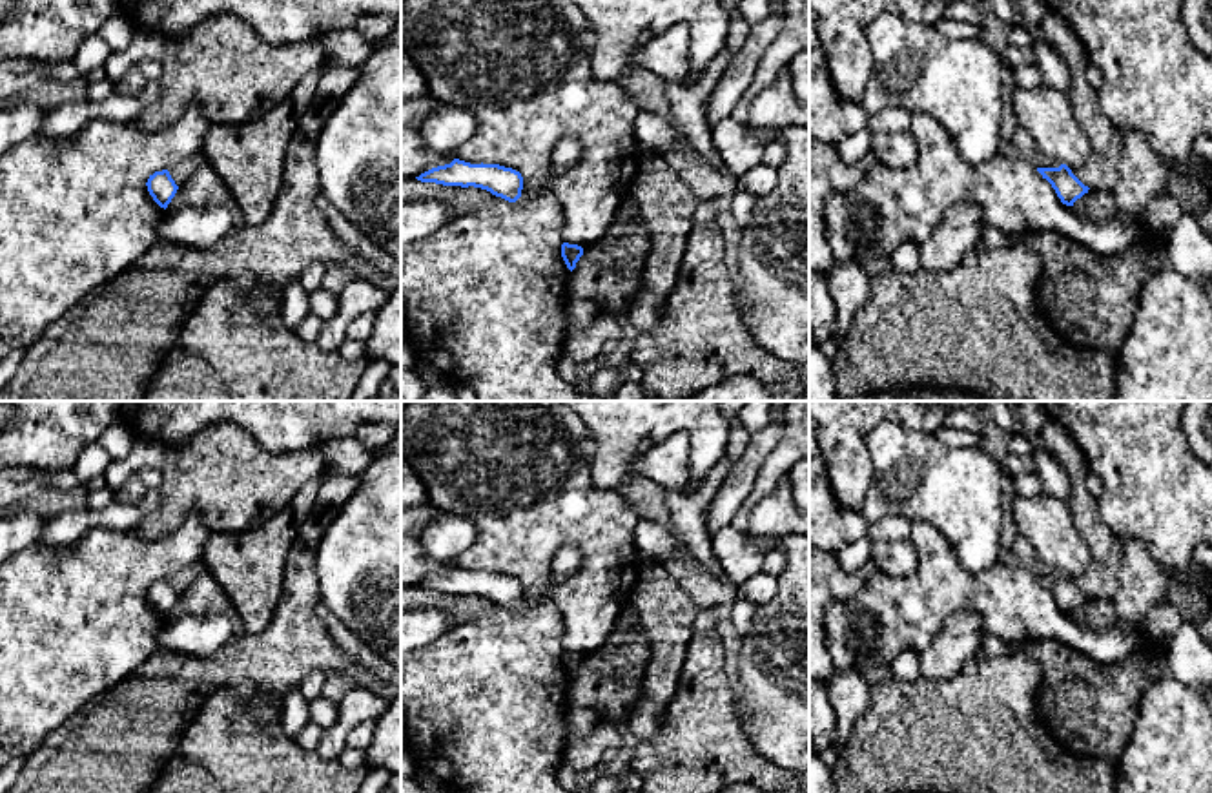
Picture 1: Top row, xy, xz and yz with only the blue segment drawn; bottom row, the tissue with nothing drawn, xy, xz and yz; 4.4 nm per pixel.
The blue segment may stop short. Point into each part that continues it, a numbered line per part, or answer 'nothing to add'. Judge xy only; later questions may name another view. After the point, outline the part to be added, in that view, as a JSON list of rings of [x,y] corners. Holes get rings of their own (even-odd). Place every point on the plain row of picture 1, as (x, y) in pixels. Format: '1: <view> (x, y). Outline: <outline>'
nothing to add

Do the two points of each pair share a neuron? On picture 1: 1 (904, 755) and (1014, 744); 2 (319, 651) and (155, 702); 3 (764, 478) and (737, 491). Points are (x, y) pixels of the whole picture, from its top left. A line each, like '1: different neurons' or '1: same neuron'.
1: same neuron
2: same neuron
3: different neurons

